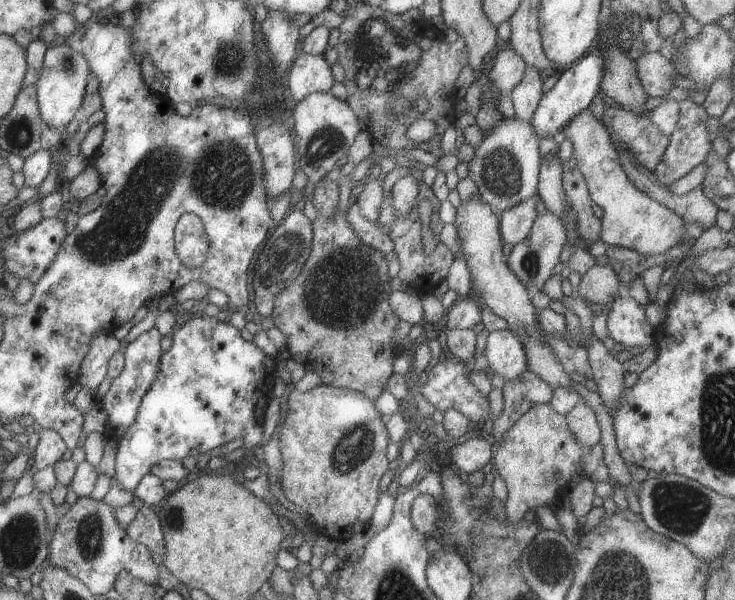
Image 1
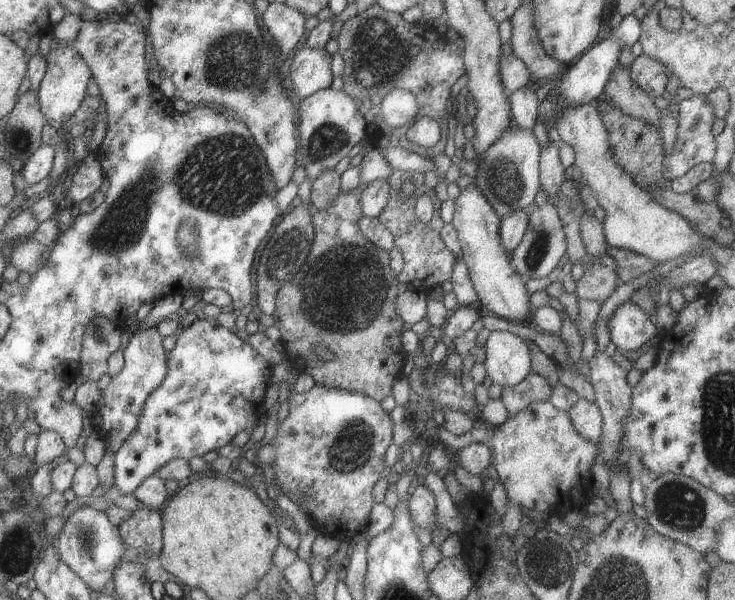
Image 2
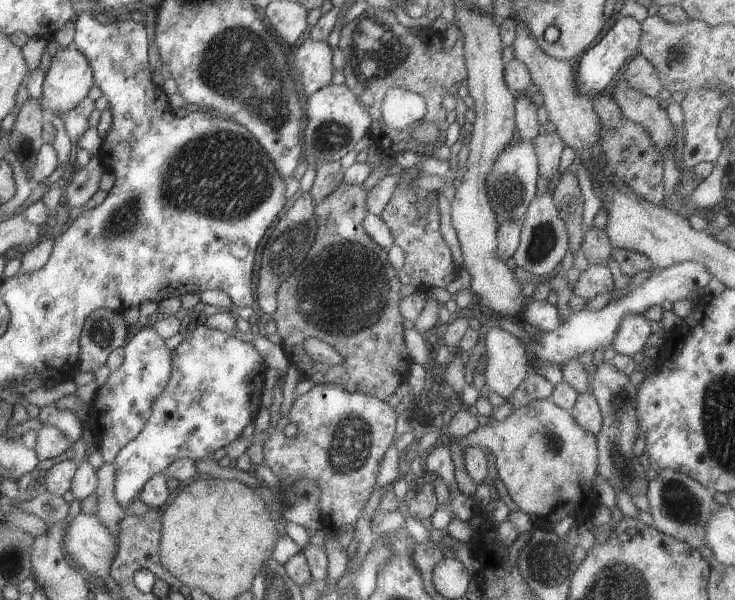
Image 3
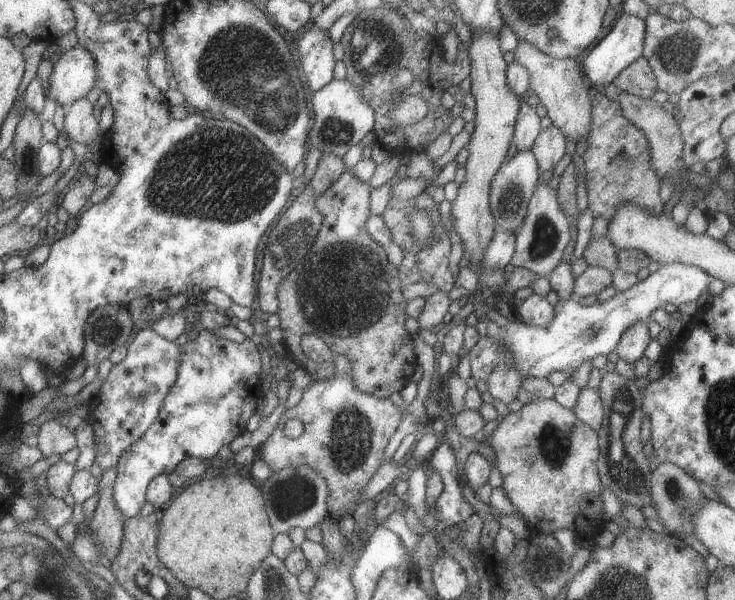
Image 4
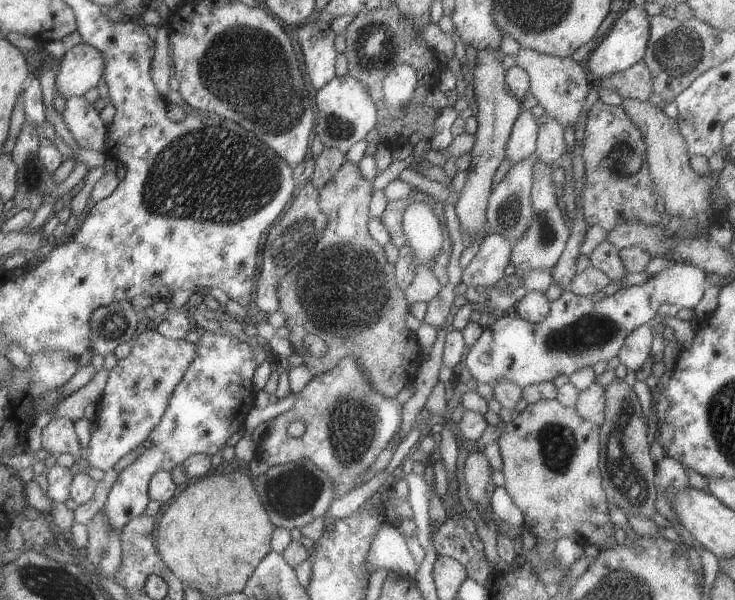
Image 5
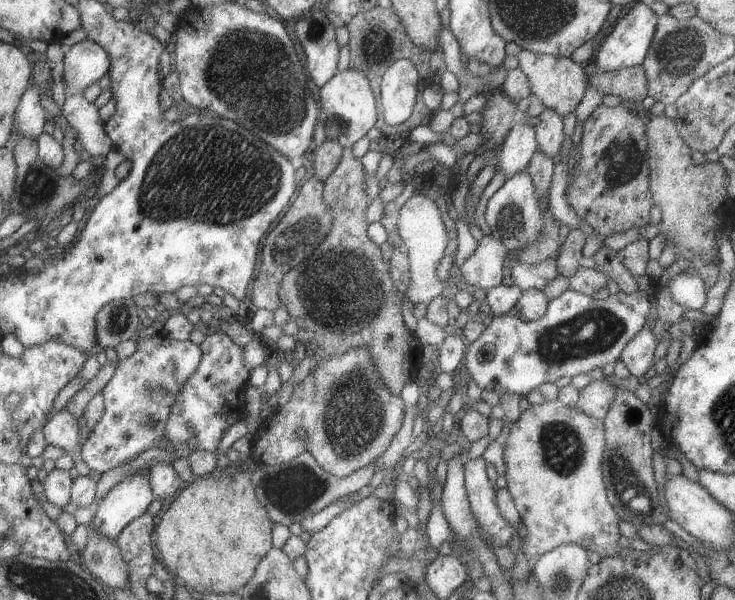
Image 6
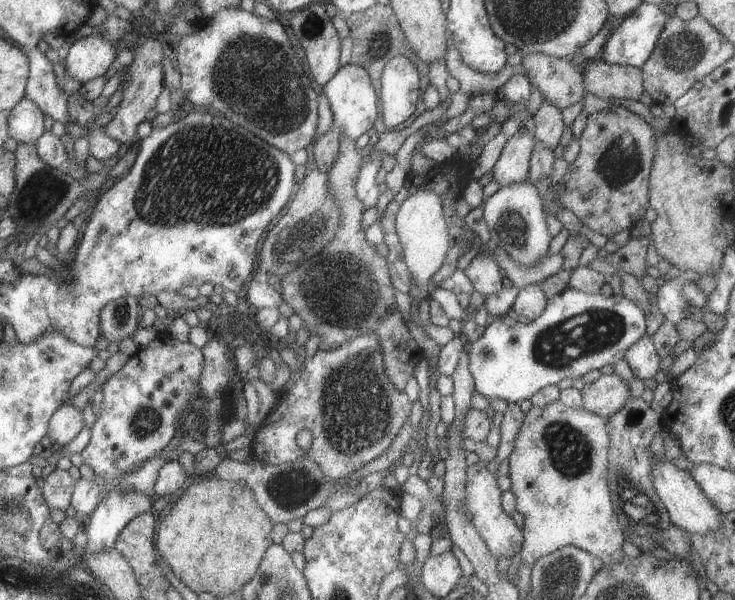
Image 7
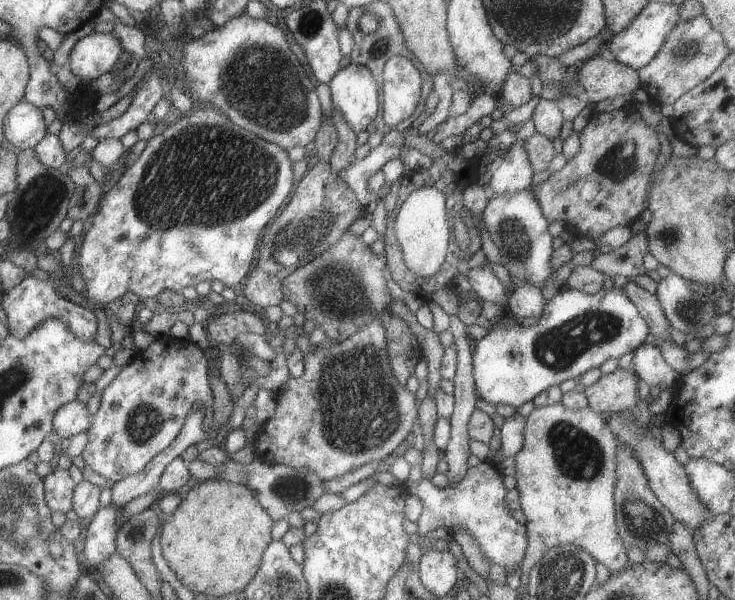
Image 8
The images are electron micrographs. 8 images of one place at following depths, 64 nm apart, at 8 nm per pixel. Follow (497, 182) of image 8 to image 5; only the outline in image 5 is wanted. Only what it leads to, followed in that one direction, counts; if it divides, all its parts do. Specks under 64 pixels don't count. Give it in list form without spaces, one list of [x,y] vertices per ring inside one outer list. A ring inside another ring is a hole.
[[[521,109],[517,115],[505,144],[505,158],[509,160],[510,166],[521,162],[527,156],[533,156],[539,128],[536,119],[530,110]]]

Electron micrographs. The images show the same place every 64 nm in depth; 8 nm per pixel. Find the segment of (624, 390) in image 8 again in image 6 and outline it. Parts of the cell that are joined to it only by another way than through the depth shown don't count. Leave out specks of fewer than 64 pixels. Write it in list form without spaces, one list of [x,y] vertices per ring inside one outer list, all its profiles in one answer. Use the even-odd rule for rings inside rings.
[[[601,377],[591,381],[578,391],[576,409],[591,416],[591,418],[595,418],[595,420],[603,420],[609,404],[613,402],[617,387],[613,386],[611,382],[608,384],[607,378]]]

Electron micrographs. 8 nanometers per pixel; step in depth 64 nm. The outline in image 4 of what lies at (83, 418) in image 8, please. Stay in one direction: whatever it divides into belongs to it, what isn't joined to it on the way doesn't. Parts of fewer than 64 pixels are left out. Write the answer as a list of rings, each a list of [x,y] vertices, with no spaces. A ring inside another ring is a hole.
[[[47,420],[38,433],[38,447],[43,456],[48,458],[53,454],[65,454],[77,448],[77,438],[71,428],[61,422]]]

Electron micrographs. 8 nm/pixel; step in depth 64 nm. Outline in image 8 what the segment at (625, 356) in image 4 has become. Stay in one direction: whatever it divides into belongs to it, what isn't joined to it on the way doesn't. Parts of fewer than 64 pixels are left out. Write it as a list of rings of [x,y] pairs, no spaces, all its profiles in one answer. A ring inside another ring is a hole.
[[[641,342],[632,353],[632,371],[648,387],[660,386],[661,388],[671,389],[673,384],[681,378],[680,374],[669,368],[655,345]]]

